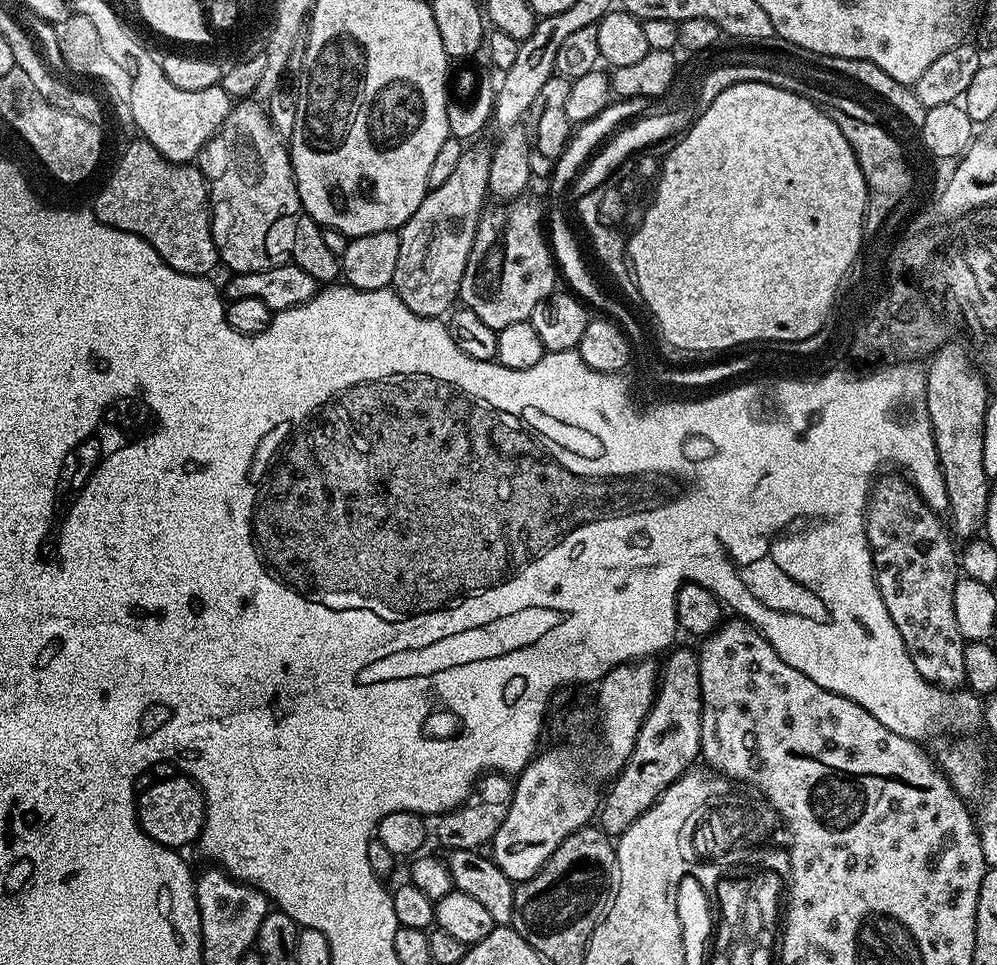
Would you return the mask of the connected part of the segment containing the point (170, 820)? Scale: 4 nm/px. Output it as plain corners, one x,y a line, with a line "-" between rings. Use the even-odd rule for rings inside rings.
172,774
165,780
156,780
148,789
141,791
136,798
136,817
142,830
154,842
167,848
184,850
187,844
195,845
200,838
204,825
206,806
204,795
190,777
183,774

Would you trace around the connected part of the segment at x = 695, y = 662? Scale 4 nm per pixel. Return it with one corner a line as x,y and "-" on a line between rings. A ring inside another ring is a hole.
673,647
663,657
662,667
658,672
656,697
638,730
638,738
634,742
634,750
630,758
620,768
611,781
612,789
603,793
602,803
598,809
598,824
609,836
616,838
625,832
654,802
674,783
701,759
700,743
702,742
702,690
700,689
700,658
695,651
688,648

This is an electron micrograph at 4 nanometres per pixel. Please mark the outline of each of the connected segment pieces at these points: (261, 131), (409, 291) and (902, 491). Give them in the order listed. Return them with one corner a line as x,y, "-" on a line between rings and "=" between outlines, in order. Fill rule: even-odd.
244,98
240,101
244,108
240,108
236,103
233,103
231,110
228,112
228,117
224,119
224,125
208,139
208,143
204,145
204,149
200,151
198,157
198,167
203,172
205,180
208,181
212,240
216,243
216,254
219,263
223,267
225,264
230,270
229,273
232,274
237,272
261,272
262,270
270,270
271,268
277,268
278,266
289,263
292,258
292,251
294,250
294,226
296,225
296,218
302,212
298,190
292,192
292,187
296,185
296,179
292,173
292,158
289,145
274,132
274,126
268,120
267,111
262,107
260,111
256,112
260,104
255,99
=
465,147
450,178
446,178
442,186
431,189
421,199
418,210
414,210
410,219
398,229
398,266
391,287
409,310
419,316
443,317
457,303
460,294
470,246
474,246
474,234
486,208
484,199
490,196
488,179
492,153
487,147
471,147
=
892,476
886,477
885,480
877,479
868,497
868,510
864,514
866,538
870,542
872,561
876,571
876,585
882,594
882,602
886,602
886,610
890,610
890,618
894,618
894,626
898,626
898,634
902,634
902,642
910,654
910,662
914,662
914,670
918,670
918,674
922,674
922,678
926,682
936,684
945,690
960,690
960,687
963,689
966,684
966,654
964,653
966,642
962,638
962,630
958,630
958,621
954,618
954,586
958,579
958,552
952,549
953,533
945,521
944,524
940,521
940,516
941,513
930,507
907,479
895,480

